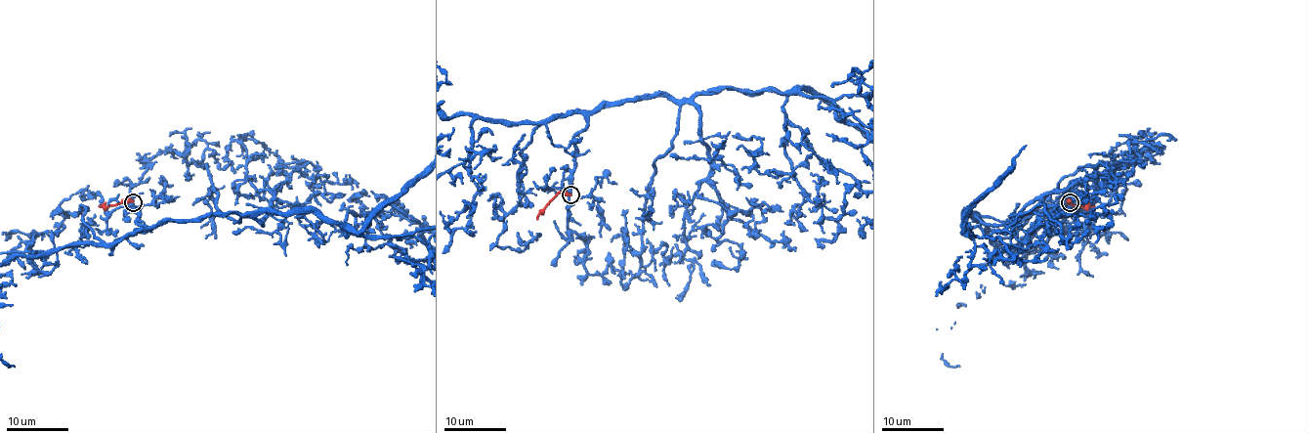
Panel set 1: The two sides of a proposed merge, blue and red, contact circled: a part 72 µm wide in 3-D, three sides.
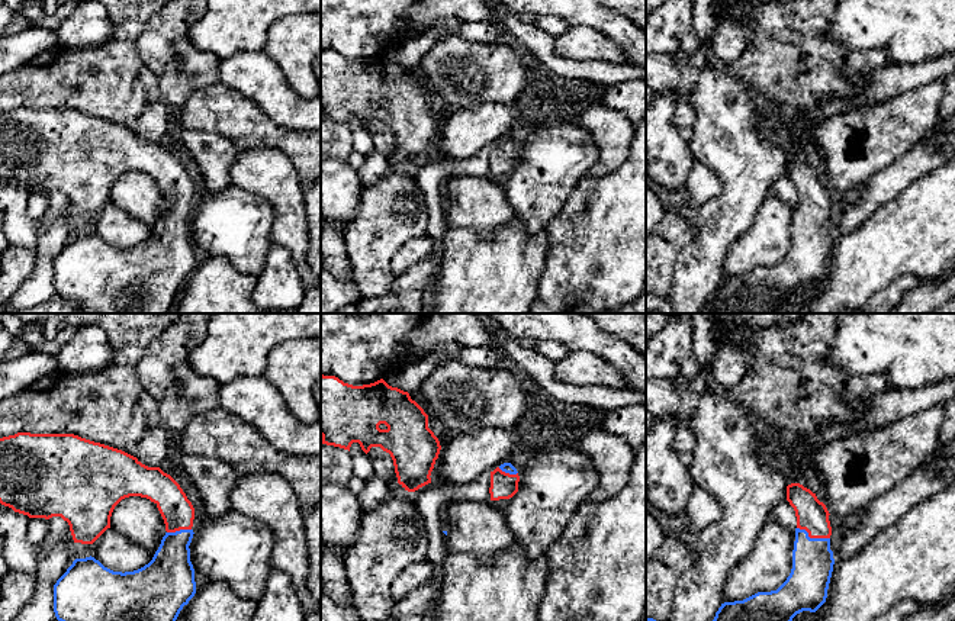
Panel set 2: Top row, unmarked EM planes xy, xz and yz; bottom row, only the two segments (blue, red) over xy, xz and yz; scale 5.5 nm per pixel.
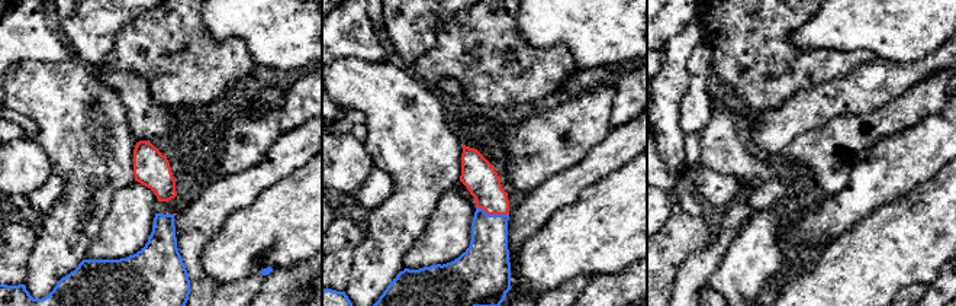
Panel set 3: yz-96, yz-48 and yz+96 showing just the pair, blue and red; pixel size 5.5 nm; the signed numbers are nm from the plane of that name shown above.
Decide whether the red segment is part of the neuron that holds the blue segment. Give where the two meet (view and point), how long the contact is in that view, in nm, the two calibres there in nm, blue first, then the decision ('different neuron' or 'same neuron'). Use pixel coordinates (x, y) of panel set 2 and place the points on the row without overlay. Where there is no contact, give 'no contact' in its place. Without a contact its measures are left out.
meets blue in yz at (813, 214); contact 200 nm long; 220 nm thick on the blue side, 180 nm on the other; same neuron

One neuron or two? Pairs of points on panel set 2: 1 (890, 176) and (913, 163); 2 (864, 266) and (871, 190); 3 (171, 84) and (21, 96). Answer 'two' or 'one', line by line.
1: one
2: two
3: two

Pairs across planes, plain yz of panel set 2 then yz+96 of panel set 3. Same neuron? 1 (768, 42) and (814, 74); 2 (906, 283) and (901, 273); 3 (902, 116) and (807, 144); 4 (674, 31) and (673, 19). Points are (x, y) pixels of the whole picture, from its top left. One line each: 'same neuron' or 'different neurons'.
1: same neuron
2: different neurons
3: same neuron
4: same neuron

